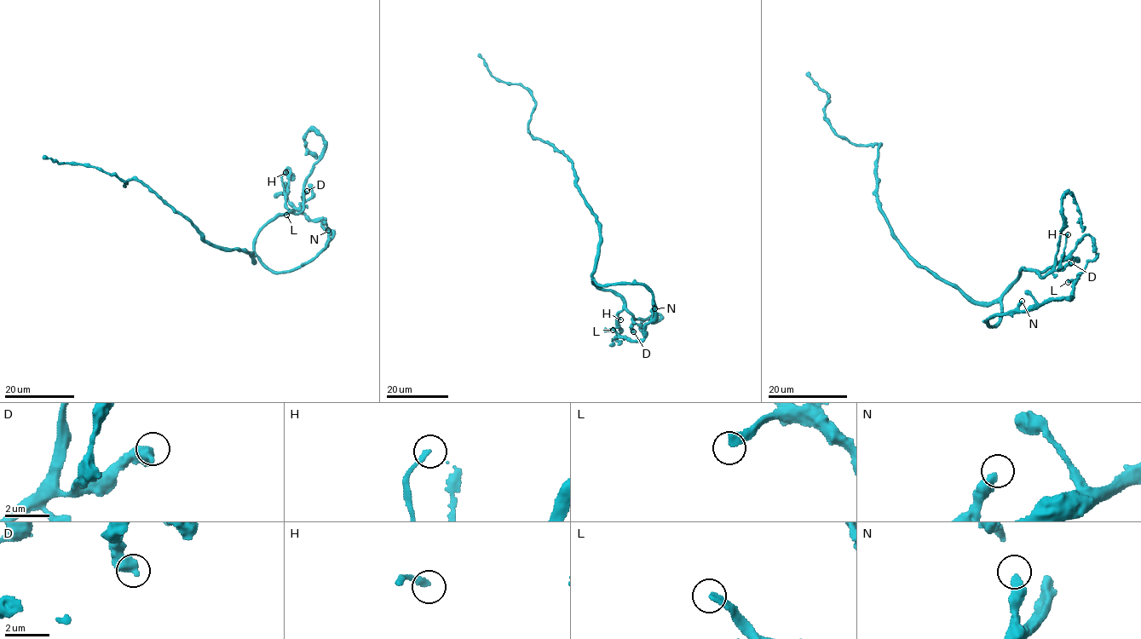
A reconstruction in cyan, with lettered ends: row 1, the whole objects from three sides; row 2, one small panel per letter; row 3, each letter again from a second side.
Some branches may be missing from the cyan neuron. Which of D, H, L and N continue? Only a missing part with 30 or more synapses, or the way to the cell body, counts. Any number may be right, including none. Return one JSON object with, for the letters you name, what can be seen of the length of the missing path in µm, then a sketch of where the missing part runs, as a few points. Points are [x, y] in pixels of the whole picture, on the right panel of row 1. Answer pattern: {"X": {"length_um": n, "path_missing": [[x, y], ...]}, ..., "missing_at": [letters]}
{"L": {"length_um": 20, "path_missing": [[1068, 282], [1058, 276], [1058, 256], [1046, 246], [1042, 244], [1033, 257]]}, "missing_at": ["L"]}

